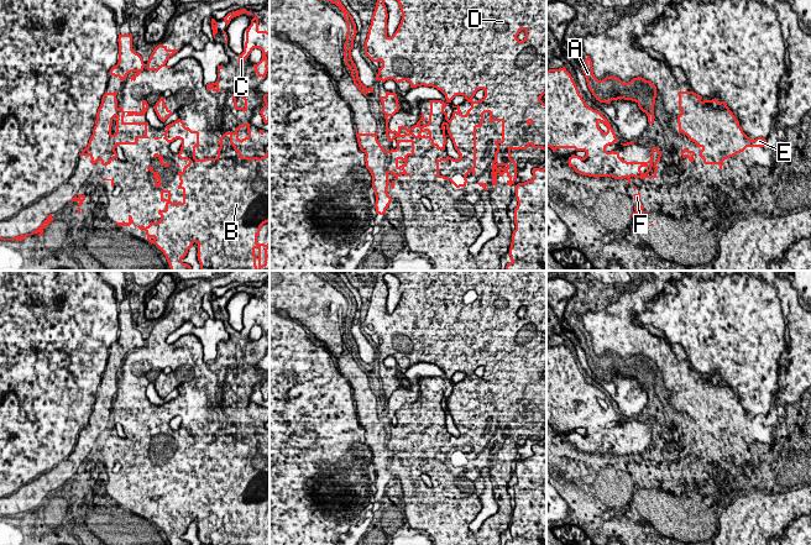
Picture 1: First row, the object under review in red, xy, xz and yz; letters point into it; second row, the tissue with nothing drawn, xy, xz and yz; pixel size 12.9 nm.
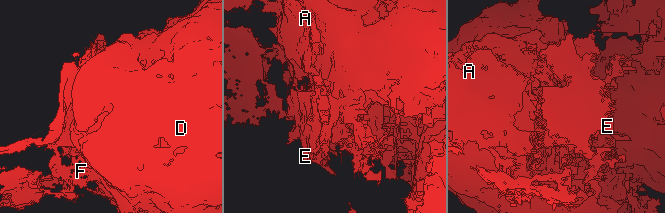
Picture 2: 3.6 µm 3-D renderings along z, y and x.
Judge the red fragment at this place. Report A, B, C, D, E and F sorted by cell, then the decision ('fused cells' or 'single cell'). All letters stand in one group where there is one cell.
A B C D F / E | fused cells

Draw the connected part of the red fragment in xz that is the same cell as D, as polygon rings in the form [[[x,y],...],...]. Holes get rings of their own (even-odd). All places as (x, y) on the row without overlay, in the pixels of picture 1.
[[[378,271],[363,325],[365,331],[372,339],[382,339],[382,344],[378,345],[376,351],[376,357],[382,357],[383,360],[388,356],[393,356],[396,360],[407,357],[410,365],[433,363],[440,367],[446,376],[445,379],[441,377],[429,377],[430,391],[428,400],[420,402],[422,398],[425,398],[422,389],[420,397],[409,407],[406,403],[398,403],[397,408],[392,408],[388,404],[388,394],[401,386],[397,371],[386,368],[384,373],[380,373],[387,402],[386,413],[389,419],[396,414],[398,415],[397,425],[384,428],[384,434],[376,429],[373,420],[370,423],[366,420],[367,416],[372,416],[372,410],[359,410],[356,404],[359,424],[366,431],[366,445],[371,452],[381,450],[382,446],[393,451],[396,456],[392,457],[392,466],[399,452],[410,452],[404,445],[408,439],[407,434],[414,431],[414,418],[406,416],[404,414],[412,412],[414,415],[428,415],[431,423],[435,423],[439,428],[445,426],[446,409],[452,416],[460,435],[454,436],[448,433],[446,435],[436,436],[436,454],[450,457],[456,465],[465,465],[467,451],[471,449],[475,452],[476,405],[482,403],[485,389],[490,391],[490,399],[502,399],[502,416],[495,418],[497,428],[492,437],[492,463],[497,462],[497,454],[502,454],[504,450],[509,455],[507,462],[514,461],[518,449],[516,437],[511,435],[512,426],[525,426],[529,423],[546,426],[546,381],[540,377],[546,371],[546,271]],[[387,273],[398,278],[402,289],[401,300],[392,314],[387,313],[388,290],[384,282]],[[480,366],[485,367],[485,373],[481,377],[473,378],[472,374]],[[456,372],[462,372],[471,381],[471,384],[466,392],[462,392],[460,383],[452,382],[457,387],[452,389],[449,397],[444,384]]]

